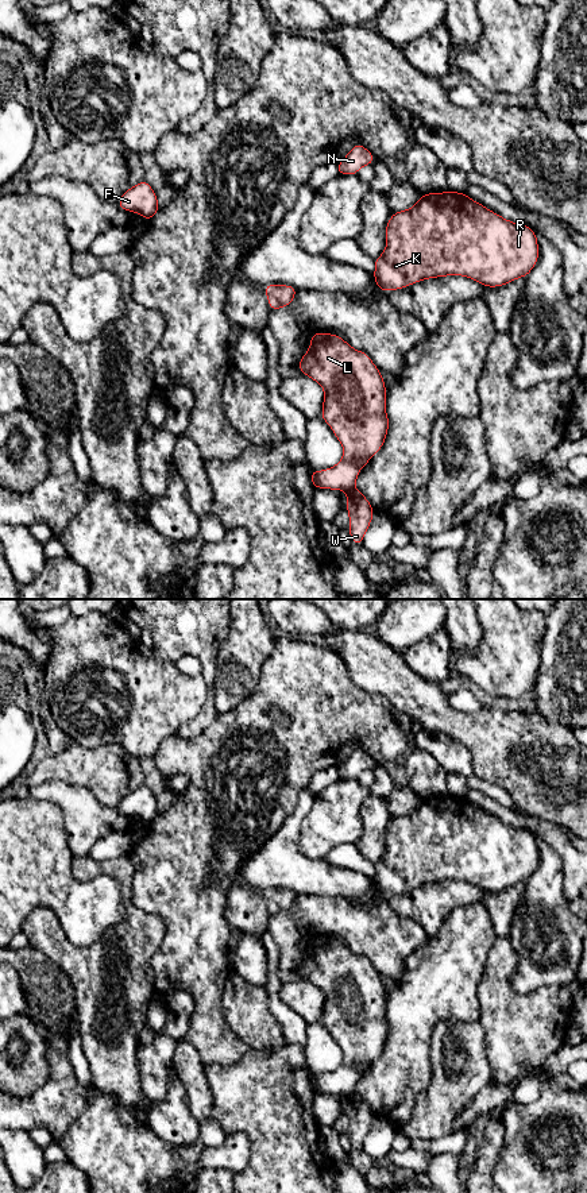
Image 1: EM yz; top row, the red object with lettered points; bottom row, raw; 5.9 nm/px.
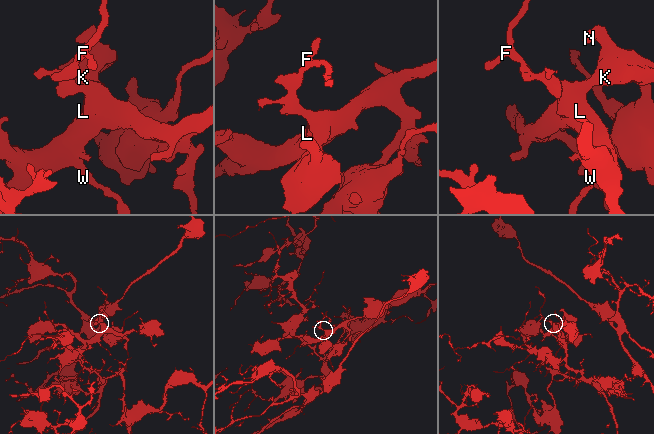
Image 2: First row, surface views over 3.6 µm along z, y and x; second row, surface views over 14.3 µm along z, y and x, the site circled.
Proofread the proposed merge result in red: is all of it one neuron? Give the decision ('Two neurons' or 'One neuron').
One neuron

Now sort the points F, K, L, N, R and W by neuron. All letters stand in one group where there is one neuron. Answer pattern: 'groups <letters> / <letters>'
groups F K L N R W

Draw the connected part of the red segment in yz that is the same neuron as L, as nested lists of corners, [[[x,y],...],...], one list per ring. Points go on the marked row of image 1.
[[[312,333],[310,347],[300,359],[298,370],[324,387],[320,417],[331,426],[344,449],[343,459],[336,466],[328,467],[327,471],[312,470],[312,486],[313,489],[344,490],[347,493],[350,537],[354,545],[362,545],[375,511],[368,499],[355,489],[355,482],[360,468],[371,460],[386,440],[390,426],[386,414],[386,383],[382,379],[382,372],[366,352],[354,350],[335,333]]]

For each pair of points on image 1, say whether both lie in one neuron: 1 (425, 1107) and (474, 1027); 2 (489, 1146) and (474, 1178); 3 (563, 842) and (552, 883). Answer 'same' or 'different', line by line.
1: same
2: same
3: different

